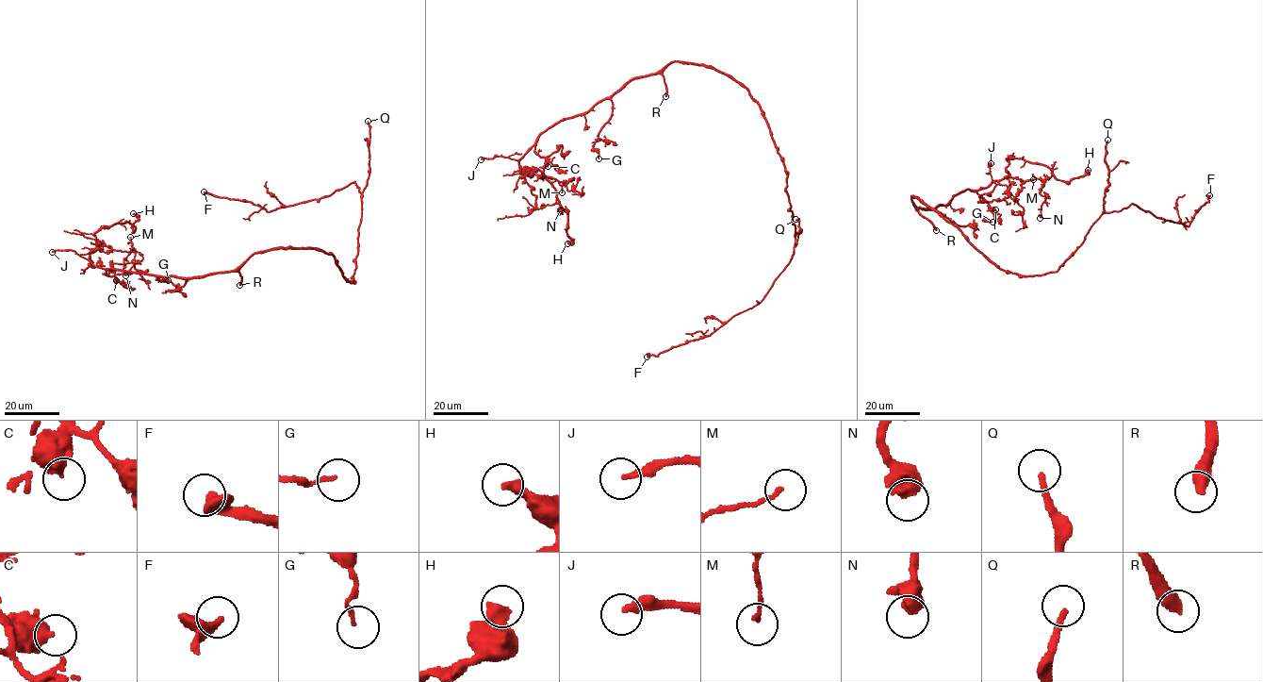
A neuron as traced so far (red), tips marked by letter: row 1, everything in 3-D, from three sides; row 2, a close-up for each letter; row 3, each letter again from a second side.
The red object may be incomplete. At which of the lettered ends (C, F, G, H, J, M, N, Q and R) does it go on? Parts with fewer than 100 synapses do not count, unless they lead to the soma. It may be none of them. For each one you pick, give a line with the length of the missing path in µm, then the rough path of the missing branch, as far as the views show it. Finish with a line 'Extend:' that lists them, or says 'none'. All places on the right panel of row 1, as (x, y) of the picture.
F: missing 70 µm; course (1209, 195), (1211, 187), (1200, 178), (1187, 184), (1140, 193), (1131, 193), (1125, 187), (1116, 185), (1092, 189)
Q: missing 45 µm; course (1107, 140), (1118, 123), (1120, 108), (1128, 97), (1157, 94), (1178, 107)
R: missing 60 µm; course (936, 230), (975, 268), (988, 272), (984, 274), (1014, 284), (1028, 276)
Extend: F, Q, R

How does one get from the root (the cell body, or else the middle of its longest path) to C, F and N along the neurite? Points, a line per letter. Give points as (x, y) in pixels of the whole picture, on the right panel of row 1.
C: (944, 219), (911, 195), (916, 208), (932, 208), (968, 190), (995, 209)
F: (944, 219), (1000, 269), (1035, 276), (1057, 271), (1103, 213), (1134, 204), (1157, 217), (1187, 225), (1209, 195)
N: (944, 219), (911, 195), (916, 208), (932, 208), (966, 190), (1009, 176), (1044, 182), (1040, 218)

